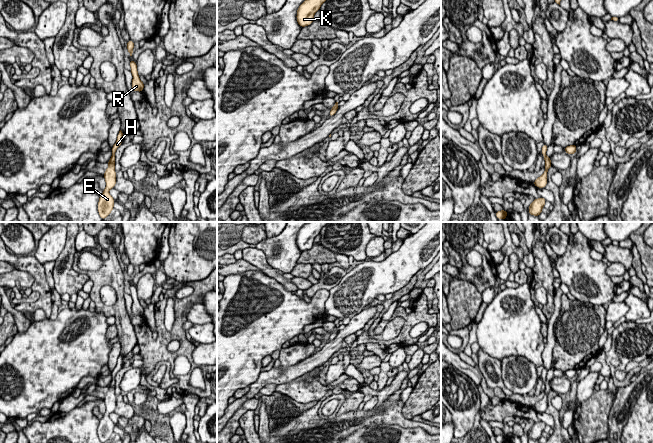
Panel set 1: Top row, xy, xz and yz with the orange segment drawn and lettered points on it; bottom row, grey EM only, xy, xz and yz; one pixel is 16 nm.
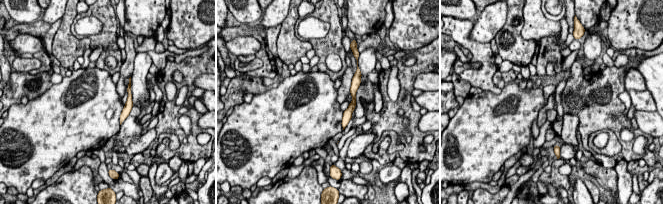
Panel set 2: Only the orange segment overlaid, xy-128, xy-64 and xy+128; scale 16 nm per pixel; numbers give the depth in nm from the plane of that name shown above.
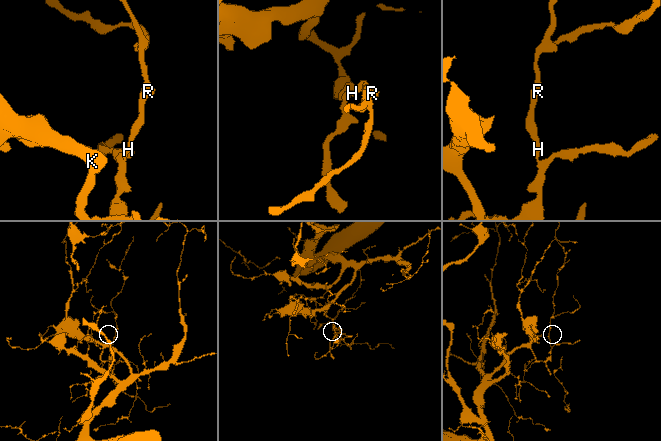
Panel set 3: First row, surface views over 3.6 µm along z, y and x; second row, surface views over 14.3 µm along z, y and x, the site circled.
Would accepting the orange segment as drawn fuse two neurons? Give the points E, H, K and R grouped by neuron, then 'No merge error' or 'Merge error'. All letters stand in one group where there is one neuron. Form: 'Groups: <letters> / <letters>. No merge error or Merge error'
Groups: E H K R. No merge error

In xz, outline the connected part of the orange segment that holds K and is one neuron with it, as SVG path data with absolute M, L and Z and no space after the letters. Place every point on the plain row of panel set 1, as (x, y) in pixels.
M307 222L297 233L297 246L301 251L309 250L315 237L328 222Z

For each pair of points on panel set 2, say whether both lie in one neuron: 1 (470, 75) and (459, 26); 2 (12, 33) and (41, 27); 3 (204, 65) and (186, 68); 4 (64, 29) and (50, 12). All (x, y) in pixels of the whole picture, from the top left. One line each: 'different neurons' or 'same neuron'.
1: same neuron
2: same neuron
3: same neuron
4: different neurons

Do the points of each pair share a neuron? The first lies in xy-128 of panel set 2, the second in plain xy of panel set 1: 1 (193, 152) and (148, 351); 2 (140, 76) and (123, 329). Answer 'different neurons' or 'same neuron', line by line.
1: same neuron
2: different neurons

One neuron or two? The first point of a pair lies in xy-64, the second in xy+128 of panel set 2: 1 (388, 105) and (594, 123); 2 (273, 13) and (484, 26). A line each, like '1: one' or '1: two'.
1: one
2: one

